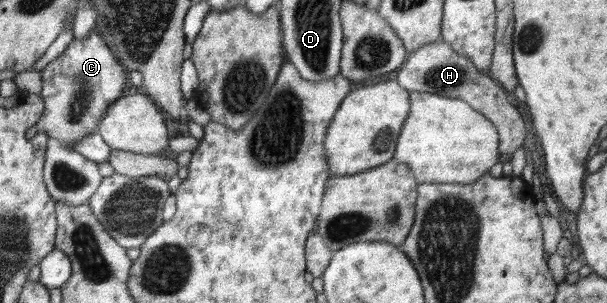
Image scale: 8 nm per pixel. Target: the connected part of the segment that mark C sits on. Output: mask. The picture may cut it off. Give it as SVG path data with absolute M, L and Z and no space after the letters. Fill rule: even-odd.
M93 29L83 39L73 39L65 52L45 65L42 70L42 90L44 111L33 131L43 131L48 137L56 138L61 144L72 146L72 142L98 132L99 121L111 104L127 92L129 72L116 59L97 29Z

